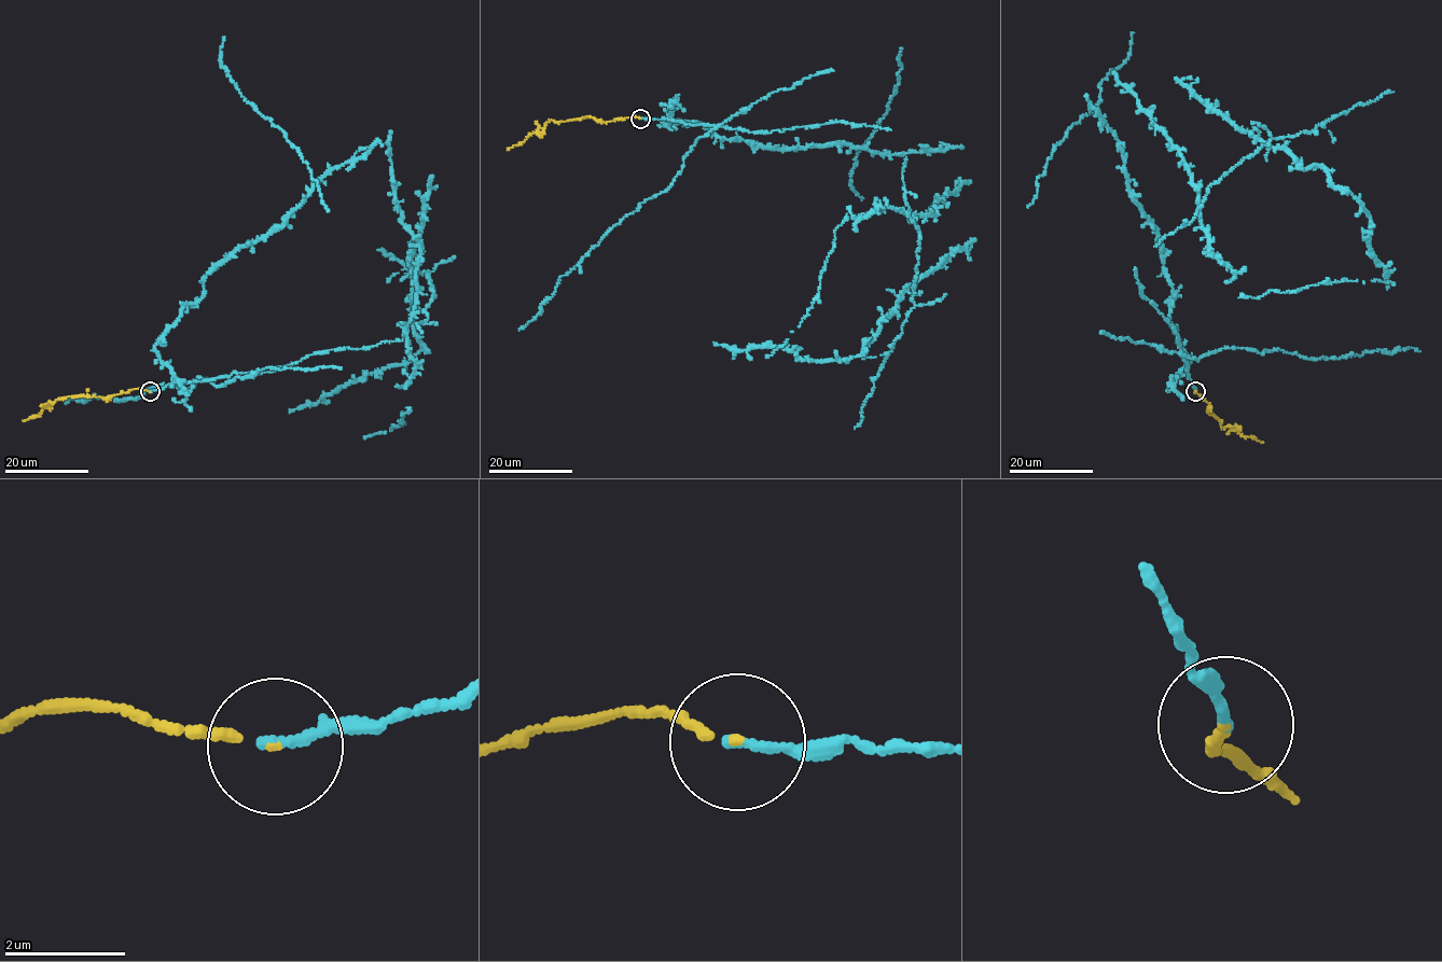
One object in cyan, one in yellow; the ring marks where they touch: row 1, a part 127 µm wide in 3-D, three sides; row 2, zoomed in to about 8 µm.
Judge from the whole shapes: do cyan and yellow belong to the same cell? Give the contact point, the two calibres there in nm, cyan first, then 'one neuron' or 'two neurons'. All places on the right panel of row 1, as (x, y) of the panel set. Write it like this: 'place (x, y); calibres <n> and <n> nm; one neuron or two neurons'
place (1195, 391); calibres 160 and 110 nm; one neuron

